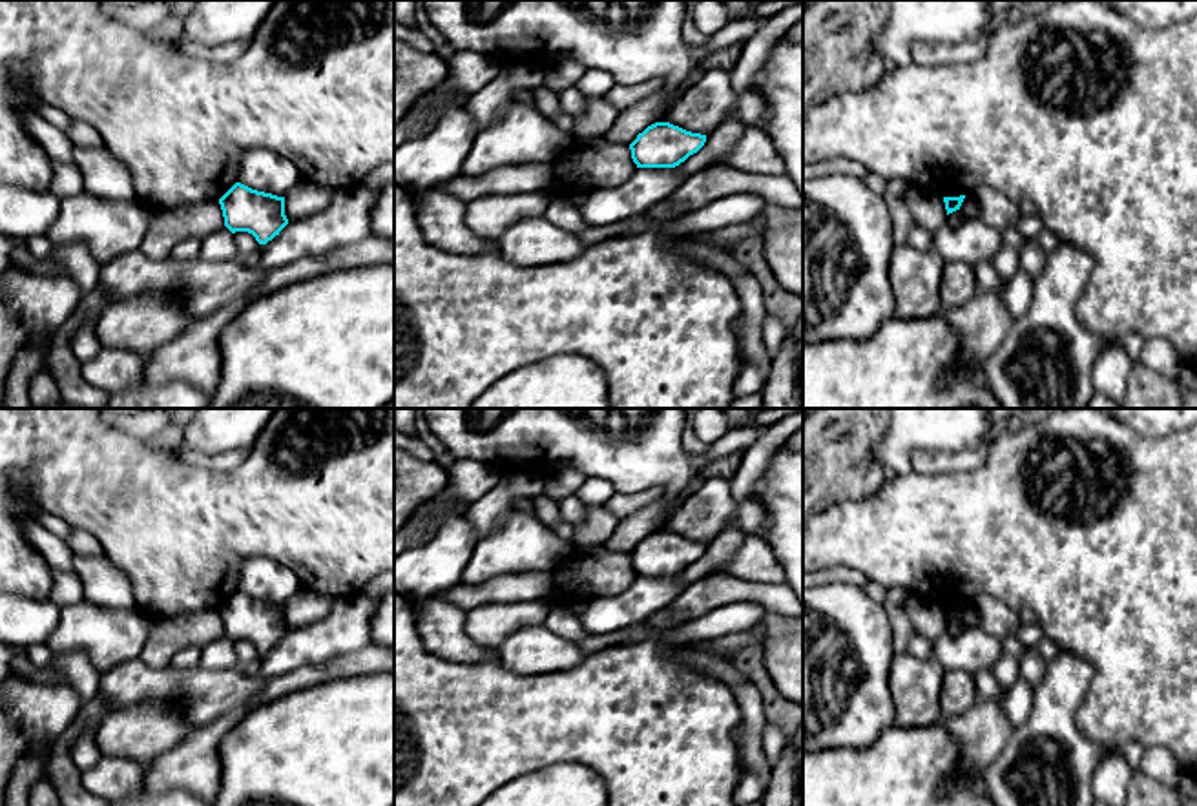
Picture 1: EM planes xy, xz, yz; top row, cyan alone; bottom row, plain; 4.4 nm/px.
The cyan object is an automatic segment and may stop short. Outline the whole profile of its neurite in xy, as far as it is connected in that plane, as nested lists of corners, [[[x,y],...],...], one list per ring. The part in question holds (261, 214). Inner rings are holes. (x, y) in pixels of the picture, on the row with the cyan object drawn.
[[[235,182],[219,199],[224,226],[235,232],[248,232],[259,244],[266,244],[288,224],[285,197],[252,190]]]

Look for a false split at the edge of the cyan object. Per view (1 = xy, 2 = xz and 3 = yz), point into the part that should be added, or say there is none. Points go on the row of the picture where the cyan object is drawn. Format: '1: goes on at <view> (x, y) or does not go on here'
1: does not go on here
2: does not go on here
3: does not go on here

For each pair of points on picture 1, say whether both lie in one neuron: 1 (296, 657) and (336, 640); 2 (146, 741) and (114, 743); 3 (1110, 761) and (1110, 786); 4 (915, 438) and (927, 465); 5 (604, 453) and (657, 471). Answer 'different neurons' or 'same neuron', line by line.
1: same neuron
2: same neuron
3: same neuron
4: different neurons
5: same neuron

